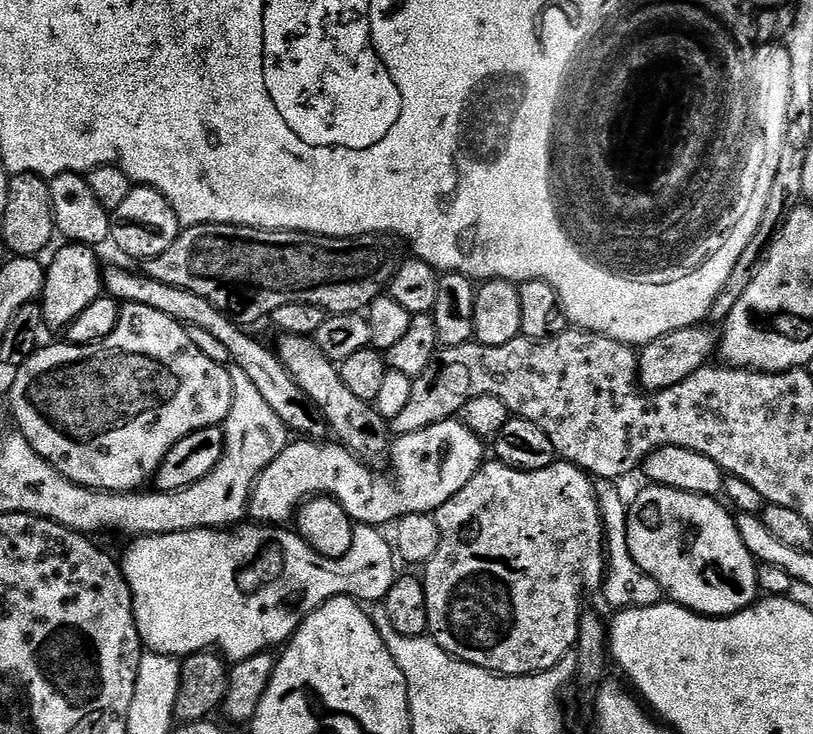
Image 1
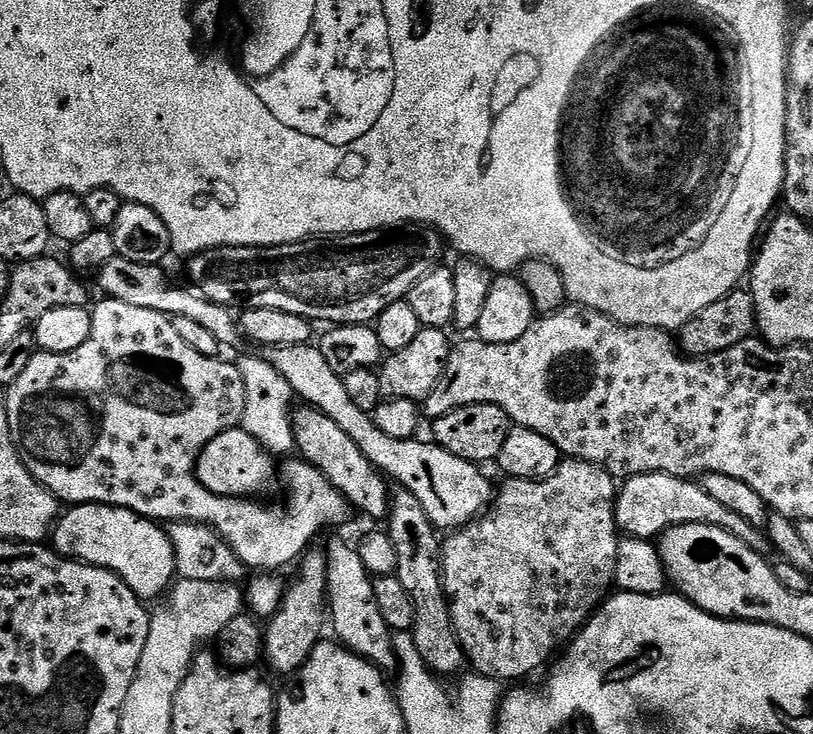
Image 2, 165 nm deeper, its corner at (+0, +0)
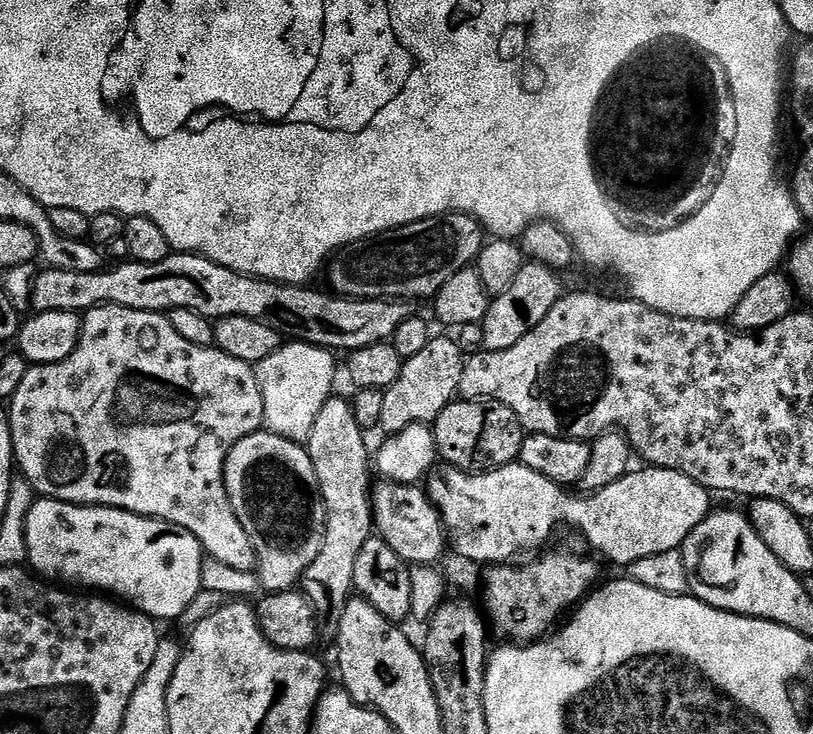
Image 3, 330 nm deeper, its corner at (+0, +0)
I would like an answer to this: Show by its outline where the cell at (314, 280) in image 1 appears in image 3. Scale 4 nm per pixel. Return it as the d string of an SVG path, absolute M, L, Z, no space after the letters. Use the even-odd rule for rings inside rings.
M449 212L447 216L431 216L401 228L392 228L382 232L375 238L359 240L356 244L347 244L343 250L335 253L327 261L327 287L335 295L348 296L352 300L407 300L417 302L435 297L447 280L458 274L458 270L469 267L479 256L486 243L486 233L483 224L472 216L463 216L460 212Z

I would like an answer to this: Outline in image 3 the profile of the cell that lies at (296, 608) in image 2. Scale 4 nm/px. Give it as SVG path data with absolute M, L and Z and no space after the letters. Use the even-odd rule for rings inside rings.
M329 398L318 410L318 418L314 418L314 430L310 430L306 447L310 454L310 462L314 462L314 474L318 474L318 486L324 499L324 509L328 520L324 523L324 541L322 548L318 550L318 556L305 570L298 585L299 591L312 604L316 615L316 623L328 634L335 633L338 622L342 618L342 610L347 606L354 589L354 562L358 558L358 550L362 550L365 542L373 539L374 525L372 522L372 506L370 503L370 479L368 480L368 468L370 472L370 448L364 445L365 433L358 426L358 422L352 413L351 403L347 399L336 400Z

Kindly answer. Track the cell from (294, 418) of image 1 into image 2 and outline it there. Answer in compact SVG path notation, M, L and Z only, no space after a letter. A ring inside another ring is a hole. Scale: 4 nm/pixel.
M300 406L292 413L292 429L296 452L313 464L330 482L330 486L334 486L338 494L348 499L357 513L365 512L372 520L383 521L387 517L390 503L389 481L331 418L326 418L326 414L322 414L317 408Z

